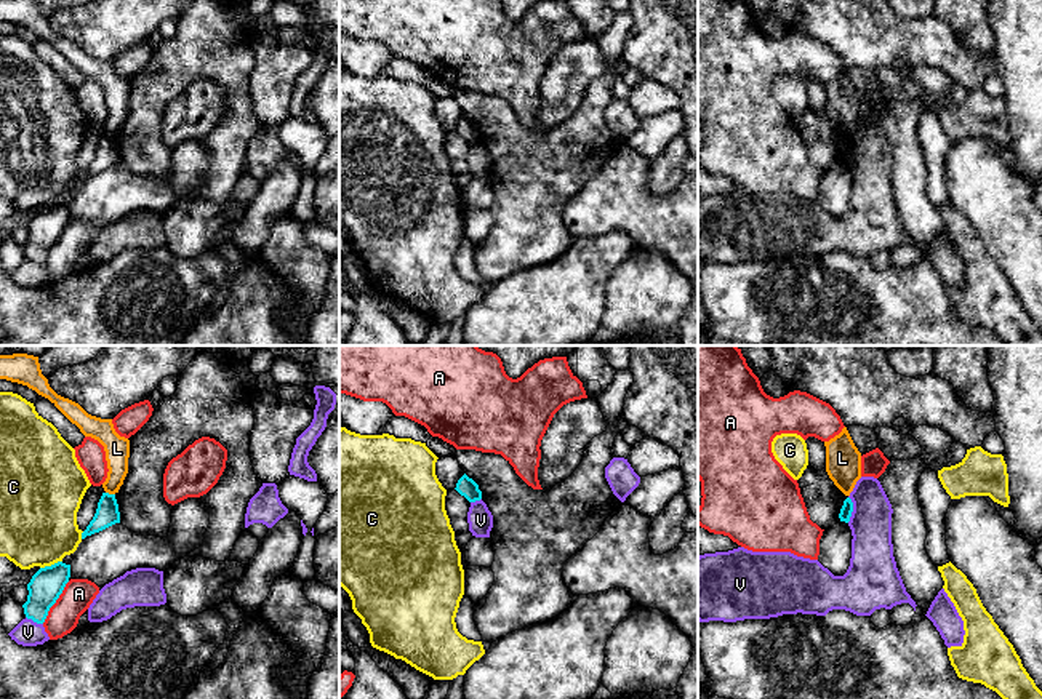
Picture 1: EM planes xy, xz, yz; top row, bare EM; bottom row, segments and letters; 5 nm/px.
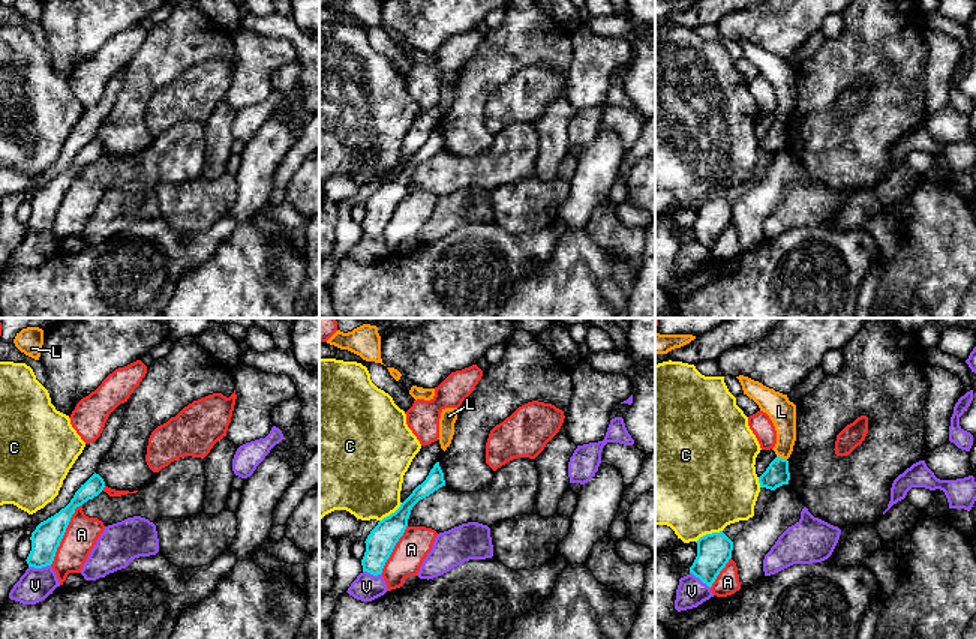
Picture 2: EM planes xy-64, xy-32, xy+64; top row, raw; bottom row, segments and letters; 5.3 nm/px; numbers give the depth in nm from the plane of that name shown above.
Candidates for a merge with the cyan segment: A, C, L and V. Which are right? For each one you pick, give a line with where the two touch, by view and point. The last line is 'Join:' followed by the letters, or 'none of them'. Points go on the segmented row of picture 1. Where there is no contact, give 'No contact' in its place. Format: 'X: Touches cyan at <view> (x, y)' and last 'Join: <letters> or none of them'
Join: none of them

